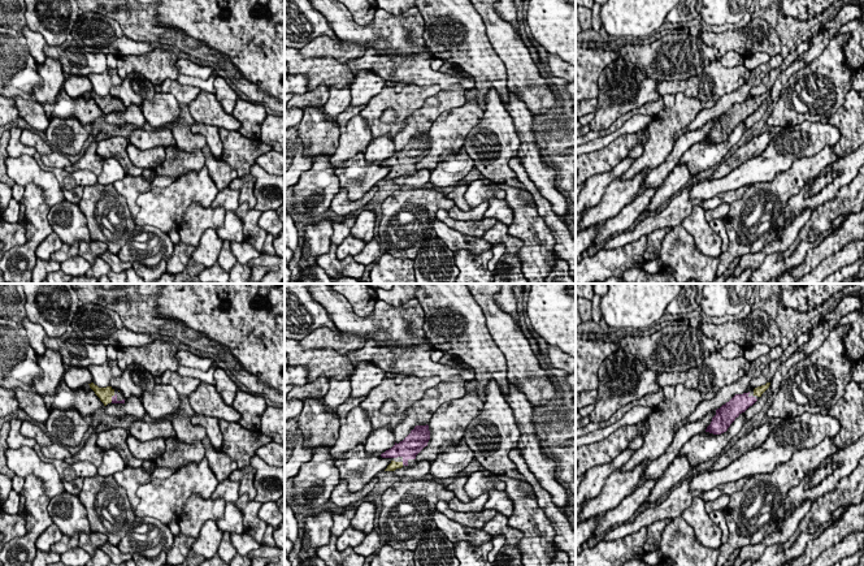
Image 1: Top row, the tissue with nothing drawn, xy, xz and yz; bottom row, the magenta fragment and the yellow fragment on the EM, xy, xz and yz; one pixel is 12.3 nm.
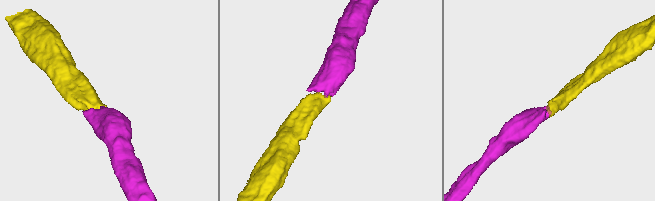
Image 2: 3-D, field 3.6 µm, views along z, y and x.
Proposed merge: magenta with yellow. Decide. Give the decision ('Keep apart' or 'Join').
Join

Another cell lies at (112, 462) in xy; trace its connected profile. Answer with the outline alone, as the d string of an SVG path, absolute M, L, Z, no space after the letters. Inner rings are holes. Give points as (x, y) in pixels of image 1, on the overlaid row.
M104 450L101 465L97 467L97 474L101 476L109 476L126 467L121 455L114 450Z

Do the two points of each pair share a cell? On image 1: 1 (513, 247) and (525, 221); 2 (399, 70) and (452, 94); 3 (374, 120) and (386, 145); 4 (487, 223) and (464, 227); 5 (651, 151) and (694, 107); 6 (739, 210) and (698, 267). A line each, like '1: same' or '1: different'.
1: different
2: different
3: different
4: same
5: same
6: same

